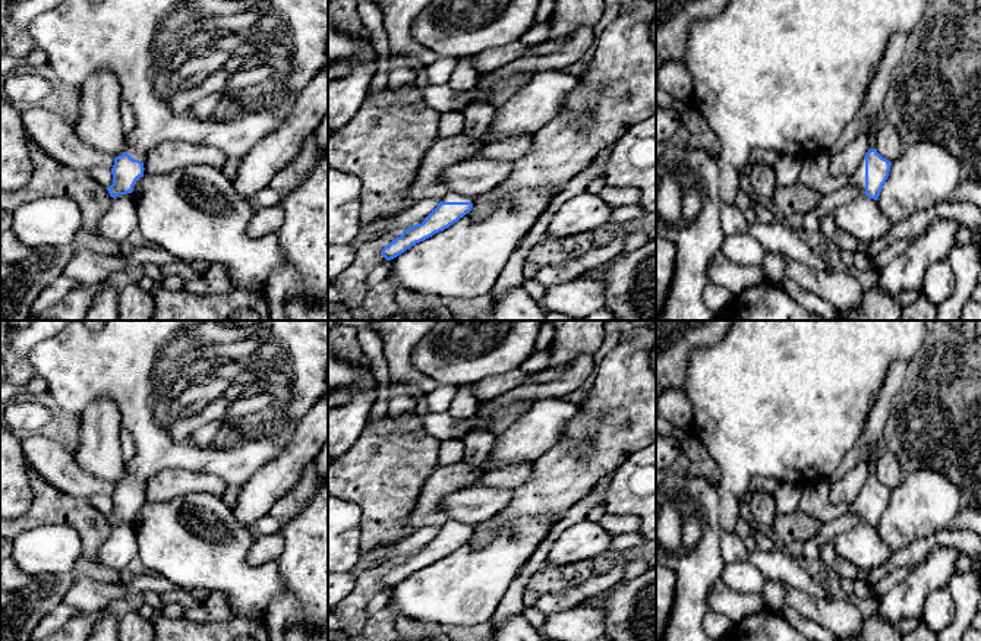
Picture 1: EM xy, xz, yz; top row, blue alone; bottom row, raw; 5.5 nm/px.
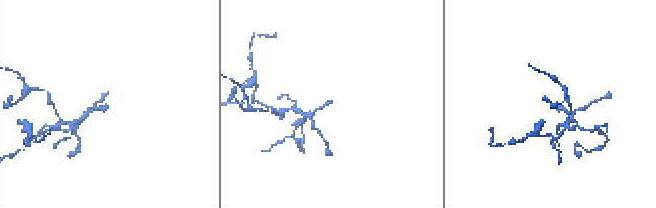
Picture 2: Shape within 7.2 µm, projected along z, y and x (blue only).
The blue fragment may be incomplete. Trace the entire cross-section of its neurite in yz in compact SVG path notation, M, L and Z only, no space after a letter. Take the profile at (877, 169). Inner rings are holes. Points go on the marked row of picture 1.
M877 127L870 132L870 149L858 170L851 176L851 184L859 186L862 193L877 200L886 183L892 162L883 158L876 149Z

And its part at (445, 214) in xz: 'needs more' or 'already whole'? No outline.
needs more

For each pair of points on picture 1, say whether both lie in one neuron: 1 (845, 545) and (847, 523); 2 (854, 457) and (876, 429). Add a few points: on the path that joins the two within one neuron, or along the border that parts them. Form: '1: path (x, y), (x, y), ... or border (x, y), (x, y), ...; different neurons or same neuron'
1: border (861, 518), (849, 529), (829, 539); different neurons
2: path (861, 450), (871, 436); same neuron

